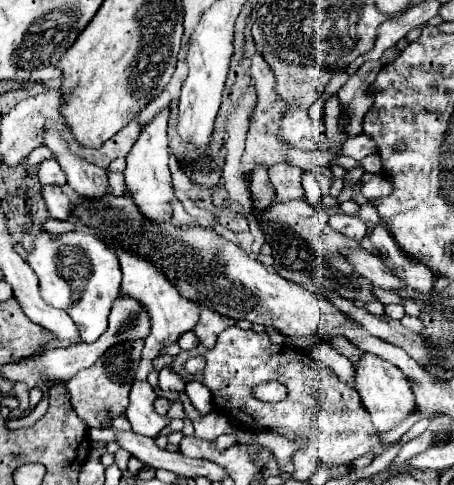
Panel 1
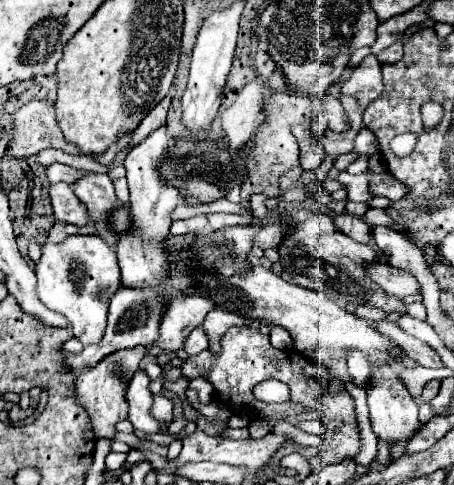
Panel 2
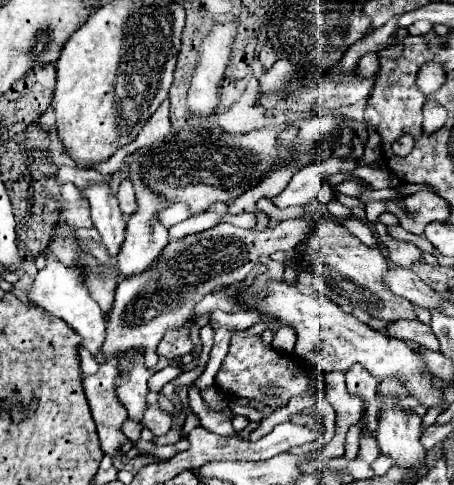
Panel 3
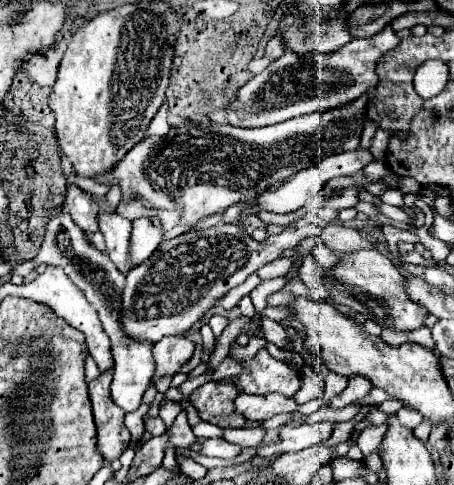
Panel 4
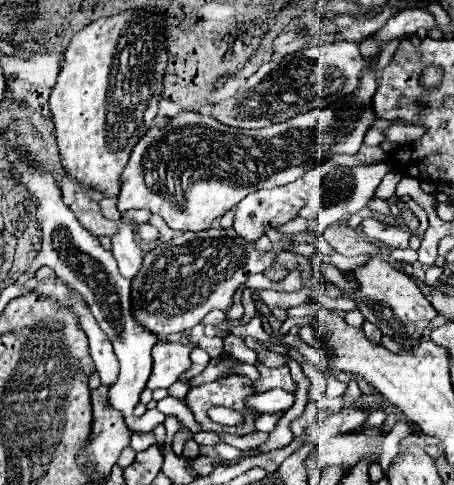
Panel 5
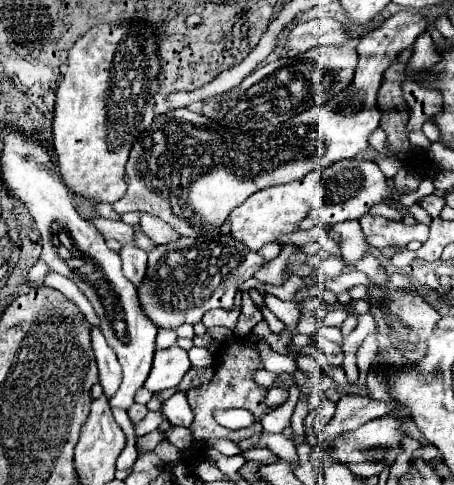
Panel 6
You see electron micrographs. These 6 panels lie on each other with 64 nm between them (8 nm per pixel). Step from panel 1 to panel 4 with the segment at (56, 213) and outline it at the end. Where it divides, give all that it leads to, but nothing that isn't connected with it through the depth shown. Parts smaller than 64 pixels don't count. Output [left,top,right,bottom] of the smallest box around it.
[64,186,98,232]

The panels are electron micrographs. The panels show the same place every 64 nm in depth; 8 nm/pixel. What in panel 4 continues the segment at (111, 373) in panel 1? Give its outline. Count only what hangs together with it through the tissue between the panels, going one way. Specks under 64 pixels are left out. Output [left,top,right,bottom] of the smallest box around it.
[88,372,130,462]

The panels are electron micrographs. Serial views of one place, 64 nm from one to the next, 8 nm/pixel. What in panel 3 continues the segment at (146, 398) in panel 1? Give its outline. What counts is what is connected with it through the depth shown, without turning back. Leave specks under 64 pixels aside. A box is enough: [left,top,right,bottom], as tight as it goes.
[116,350,174,420]

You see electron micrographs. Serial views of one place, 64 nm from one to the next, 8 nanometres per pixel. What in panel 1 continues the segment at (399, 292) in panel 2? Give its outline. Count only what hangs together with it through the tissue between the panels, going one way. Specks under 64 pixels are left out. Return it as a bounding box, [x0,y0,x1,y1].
[348,250,406,290]

